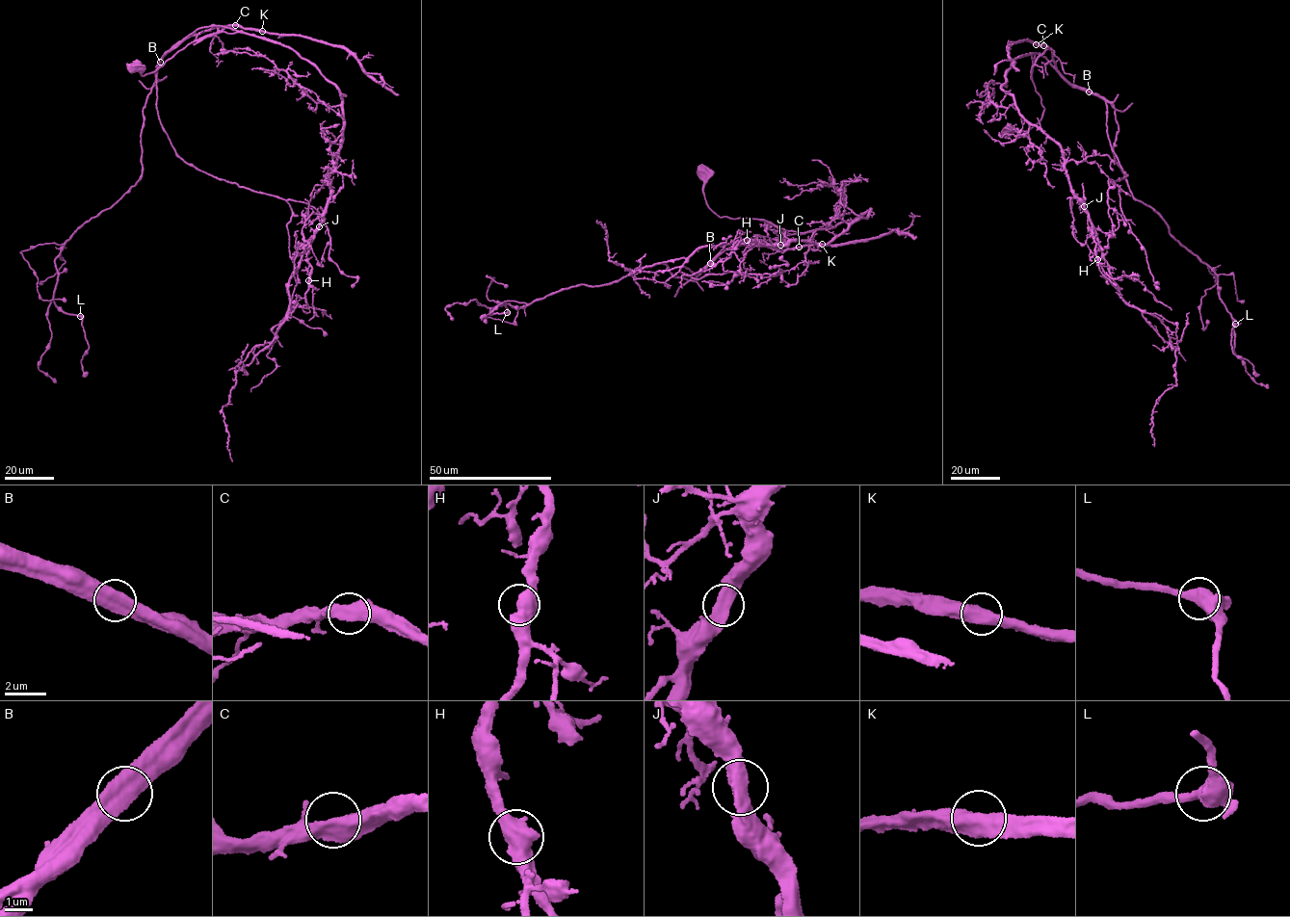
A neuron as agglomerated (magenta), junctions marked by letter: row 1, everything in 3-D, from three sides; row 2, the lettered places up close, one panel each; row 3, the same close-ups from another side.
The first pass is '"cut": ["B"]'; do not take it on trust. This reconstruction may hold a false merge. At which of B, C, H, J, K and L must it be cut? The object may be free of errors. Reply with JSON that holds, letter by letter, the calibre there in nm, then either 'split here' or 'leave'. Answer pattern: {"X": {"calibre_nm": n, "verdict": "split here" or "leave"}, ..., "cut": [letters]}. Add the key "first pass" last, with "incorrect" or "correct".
{"B": {"calibre_nm": 600, "verdict": "split here"}, "C": {"calibre_nm": 550, "verdict": "leave"}, "H": {"calibre_nm": 550, "verdict": "leave"}, "J": {"calibre_nm": 550, "verdict": "leave"}, "K": {"calibre_nm": 600, "verdict": "leave"}, "L": {"calibre_nm": 550, "verdict": "leave"}, "cut": ["B"], "first pass": "correct"}

